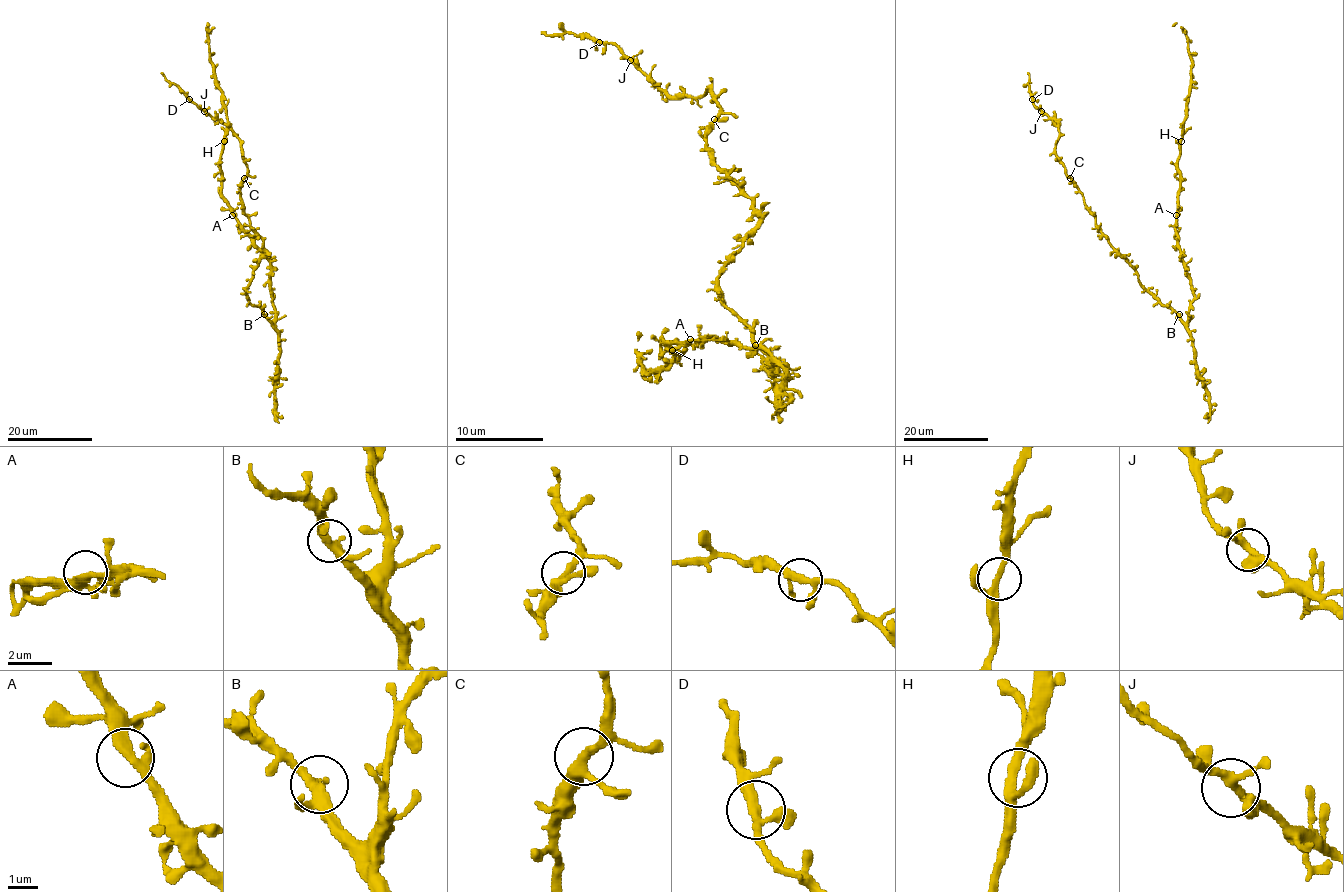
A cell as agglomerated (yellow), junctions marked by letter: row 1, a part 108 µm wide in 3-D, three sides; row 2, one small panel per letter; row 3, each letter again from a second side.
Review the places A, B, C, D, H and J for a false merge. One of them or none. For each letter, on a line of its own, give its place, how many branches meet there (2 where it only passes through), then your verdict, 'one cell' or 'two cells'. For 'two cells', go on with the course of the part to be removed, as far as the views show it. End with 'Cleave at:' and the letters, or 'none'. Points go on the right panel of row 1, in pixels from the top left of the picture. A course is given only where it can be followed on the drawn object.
A: place (1176, 215); branches 3; one cell
B: place (1179, 314); branches 3; one cell
C: place (1070, 178); branches 3; one cell
D: place (1032, 99); branches 3; one cell
H: place (1181, 141); branches 3; one cell
J: place (1041, 111); branches 3; one cell
Cleave at: none

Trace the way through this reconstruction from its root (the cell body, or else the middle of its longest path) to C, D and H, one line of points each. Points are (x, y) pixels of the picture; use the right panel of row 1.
C: (1178, 315), (1141, 284), (1135, 269), (1096, 225), (1082, 194), (1070, 178)
D: (1178, 315), (1141, 284), (1135, 269), (1096, 225), (1082, 194), (1055, 152), (1058, 124), (1033, 99)
H: (1178, 315), (1186, 322), (1194, 297), (1191, 279), (1181, 256), (1176, 231), (1181, 141)

